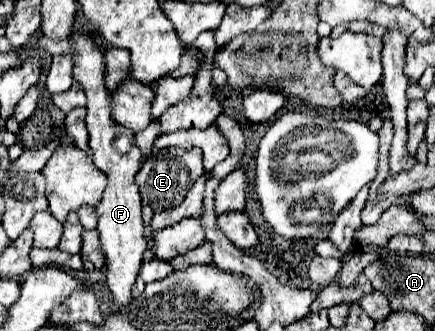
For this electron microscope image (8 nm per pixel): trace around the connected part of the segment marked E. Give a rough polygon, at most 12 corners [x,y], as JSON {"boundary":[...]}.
{"boundary":[[164,148],[136,174],[154,212],[178,206],[204,174],[200,148]]}

